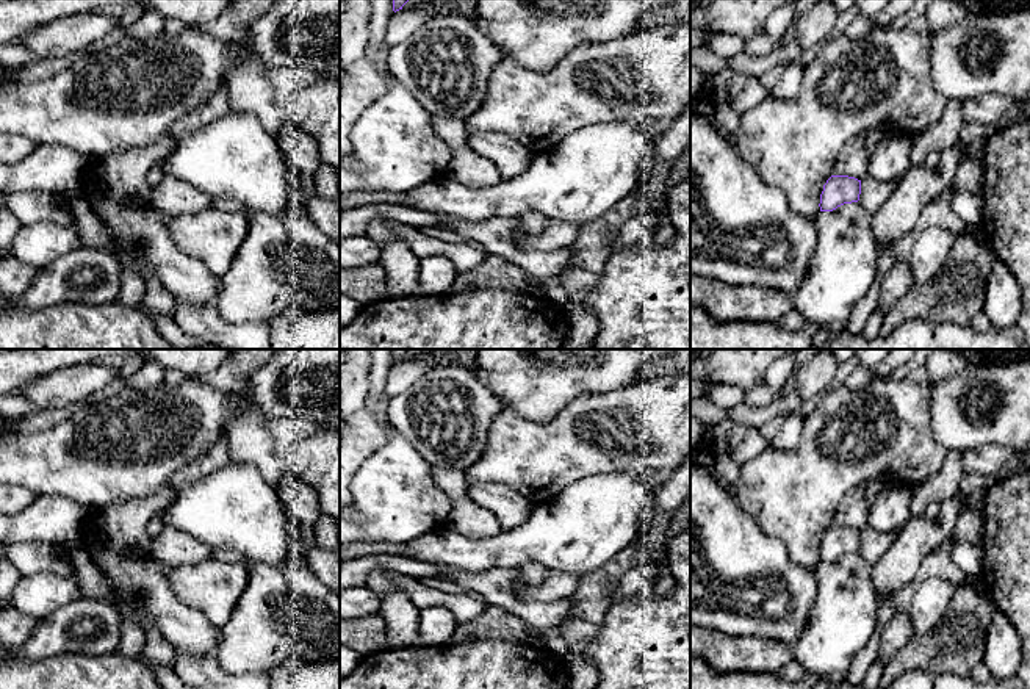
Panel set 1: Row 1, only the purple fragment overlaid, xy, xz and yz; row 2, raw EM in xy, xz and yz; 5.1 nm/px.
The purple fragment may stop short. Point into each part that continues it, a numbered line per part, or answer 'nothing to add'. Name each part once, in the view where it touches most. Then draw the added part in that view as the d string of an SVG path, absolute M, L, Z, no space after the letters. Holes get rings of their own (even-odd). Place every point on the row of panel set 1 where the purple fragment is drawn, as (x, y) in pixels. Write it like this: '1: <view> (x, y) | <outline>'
nothing to add

